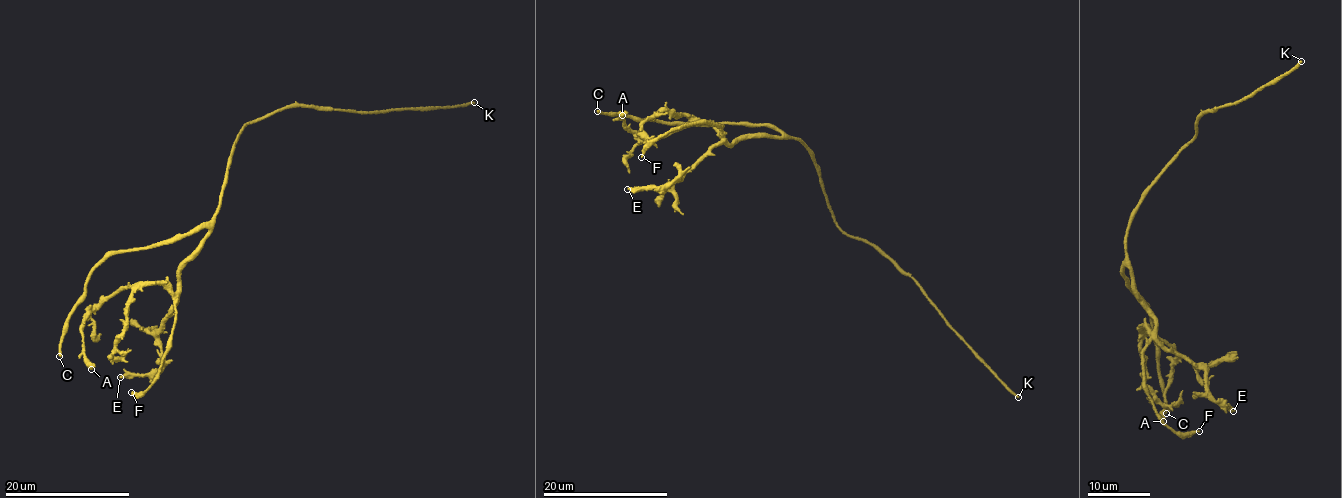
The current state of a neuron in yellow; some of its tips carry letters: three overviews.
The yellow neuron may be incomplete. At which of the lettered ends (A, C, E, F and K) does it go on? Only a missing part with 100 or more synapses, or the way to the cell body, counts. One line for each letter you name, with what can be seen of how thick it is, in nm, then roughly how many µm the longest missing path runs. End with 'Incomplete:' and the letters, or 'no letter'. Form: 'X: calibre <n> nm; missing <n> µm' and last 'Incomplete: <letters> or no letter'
K: calibre 200 nm; missing 140 µm
Incomplete: K

